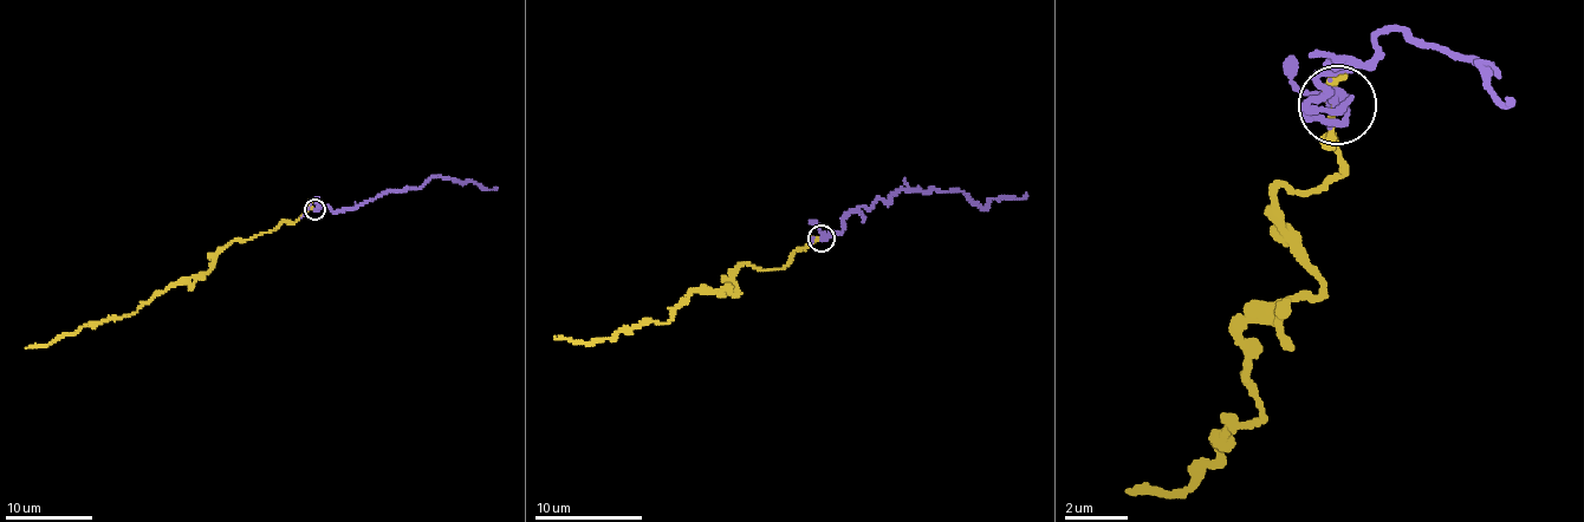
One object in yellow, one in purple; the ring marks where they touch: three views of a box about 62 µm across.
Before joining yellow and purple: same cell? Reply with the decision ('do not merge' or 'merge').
merge

